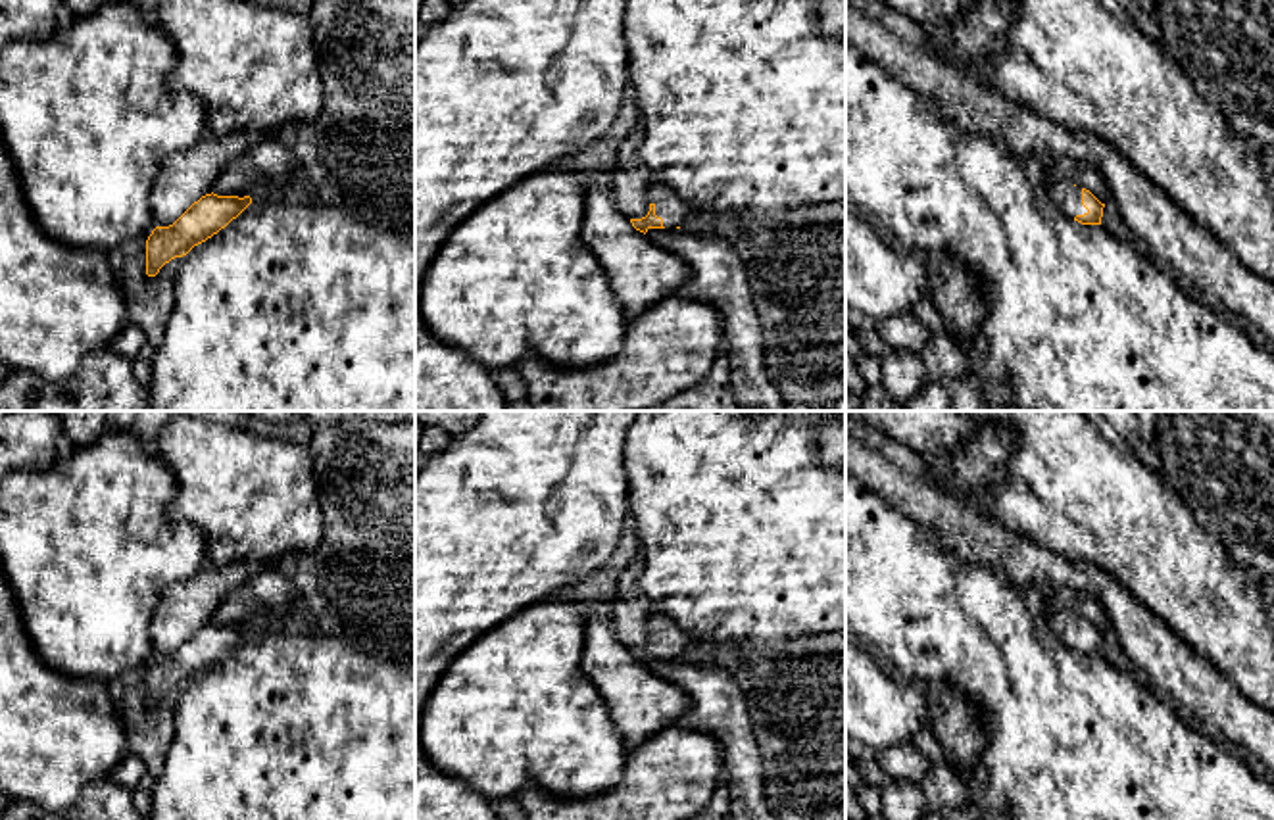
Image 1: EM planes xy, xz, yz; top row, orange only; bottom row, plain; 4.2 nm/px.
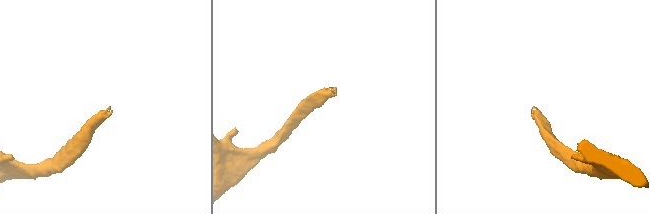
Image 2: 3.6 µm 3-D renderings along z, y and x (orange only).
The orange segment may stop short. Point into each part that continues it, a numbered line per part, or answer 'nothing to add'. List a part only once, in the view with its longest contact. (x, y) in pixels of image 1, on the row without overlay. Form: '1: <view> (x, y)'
1: yz (1065, 625)

